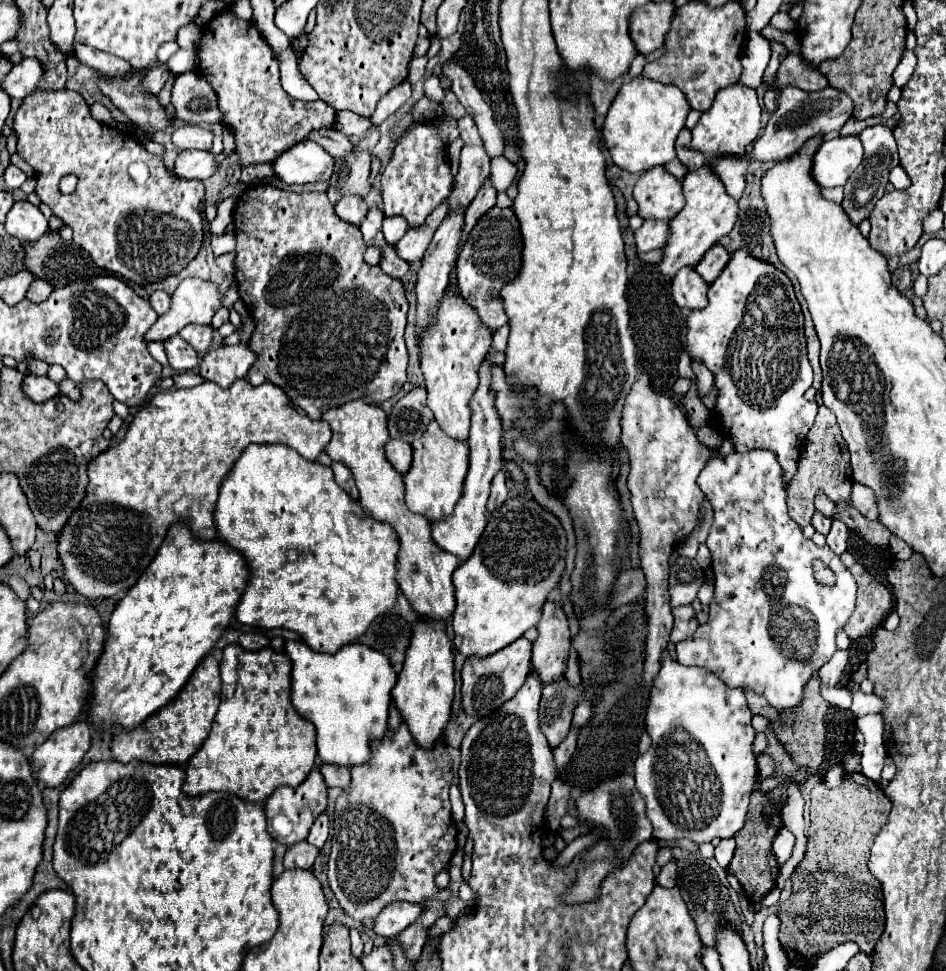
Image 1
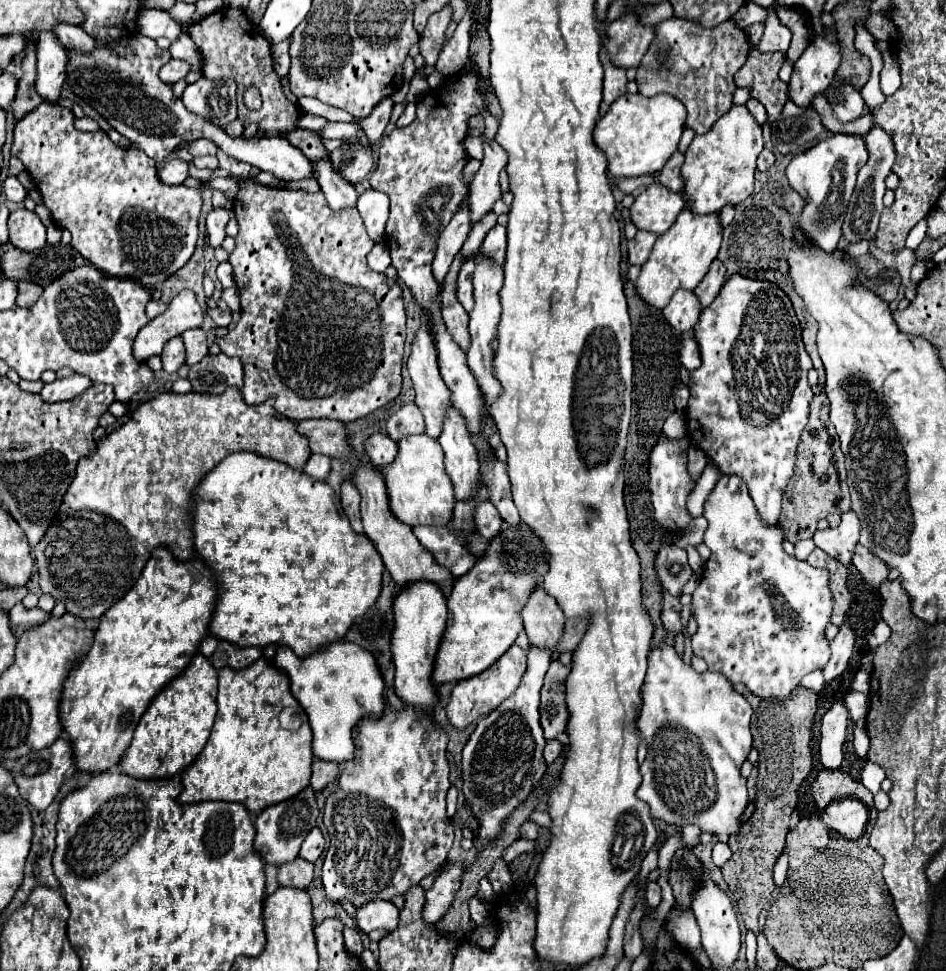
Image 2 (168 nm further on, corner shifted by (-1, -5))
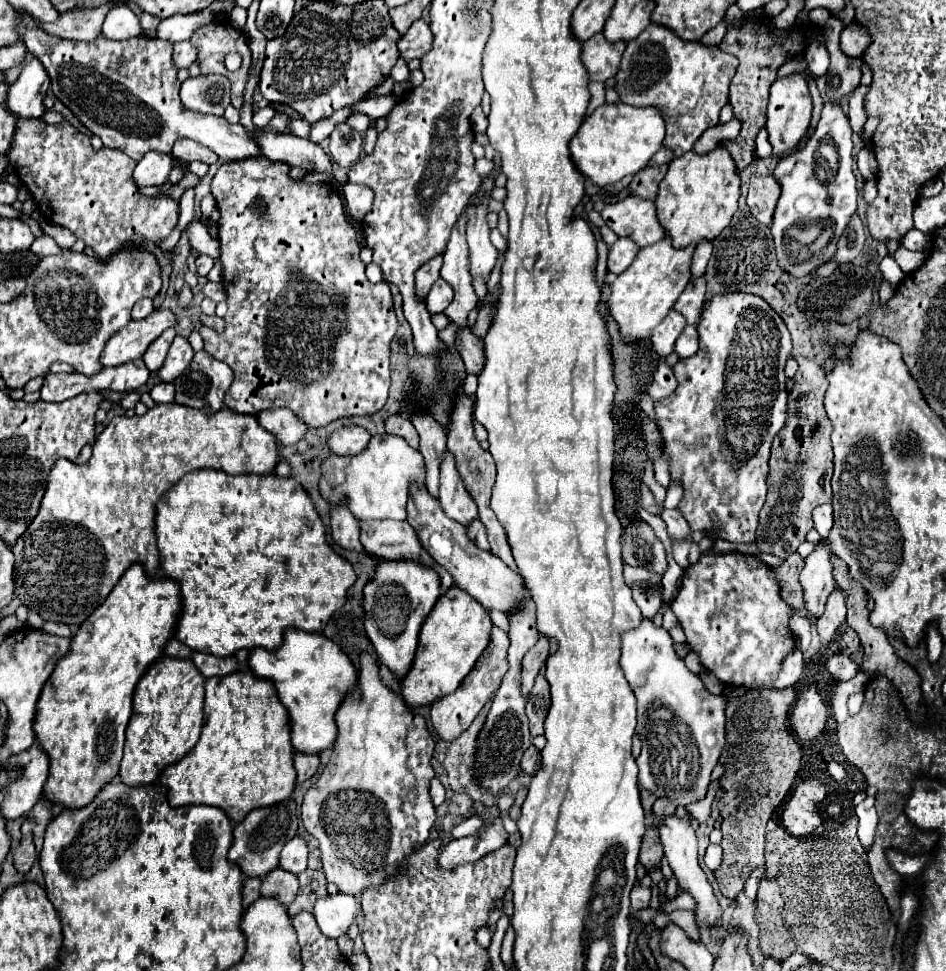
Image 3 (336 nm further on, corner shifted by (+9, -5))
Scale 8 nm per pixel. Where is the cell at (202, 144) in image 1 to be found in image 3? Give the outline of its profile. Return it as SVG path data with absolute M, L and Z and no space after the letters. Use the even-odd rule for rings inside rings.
M180 139L180 141L176 141L176 145L172 149L172 157L178 159L178 161L182 161L182 163L190 163L190 161L198 159L198 161L204 161L204 163L212 165L212 163L218 161L218 157L216 157L216 153L212 149L200 145L200 143L192 141L192 139Z

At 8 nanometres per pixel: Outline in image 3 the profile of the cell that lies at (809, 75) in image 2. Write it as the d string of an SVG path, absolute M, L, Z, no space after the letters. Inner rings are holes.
M810 71L792 73L788 77L776 79L770 87L766 129L768 129L768 139L774 147L774 155L784 155L784 153L792 151L798 145L798 141L806 135L806 129L812 119L812 97L810 97L810 89L808 89L810 79L814 79L814 75Z

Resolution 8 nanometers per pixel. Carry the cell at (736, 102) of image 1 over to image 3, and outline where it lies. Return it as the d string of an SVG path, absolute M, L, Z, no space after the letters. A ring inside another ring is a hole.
M720 143L710 153L698 155L696 151L688 151L676 159L670 161L668 173L660 183L660 191L656 197L658 217L660 223L666 227L666 235L672 237L672 243L678 247L698 243L700 239L714 239L732 219L732 215L738 209L738 197L740 197L740 175L736 169L736 163L730 155L730 151Z

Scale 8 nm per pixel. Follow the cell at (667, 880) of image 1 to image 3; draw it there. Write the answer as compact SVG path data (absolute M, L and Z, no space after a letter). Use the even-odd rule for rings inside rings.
M634 885L634 889L632 889L632 893L630 893L630 907L632 907L632 911L636 913L636 911L642 911L642 909L646 909L648 905L650 905L650 897L652 897L652 891L648 889L648 887L642 887L642 885Z

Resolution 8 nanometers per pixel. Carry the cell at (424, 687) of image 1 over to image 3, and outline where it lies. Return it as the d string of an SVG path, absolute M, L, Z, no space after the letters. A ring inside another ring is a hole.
M380 561L376 567L376 575L374 579L364 587L364 611L366 611L366 633L378 653L380 663L384 663L394 675L396 679L404 679L412 667L414 661L414 653L418 647L418 633L422 623L426 621L428 613L432 611L432 607L436 605L440 597L440 577L436 577L436 573L432 573L430 569L424 569L424 565L416 565L414 561Z

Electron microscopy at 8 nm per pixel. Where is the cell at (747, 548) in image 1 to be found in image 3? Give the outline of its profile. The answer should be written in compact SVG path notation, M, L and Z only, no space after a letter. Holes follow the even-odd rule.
M710 547L704 555L700 555L698 563L684 571L682 587L676 599L670 603L670 609L686 633L688 647L698 653L700 663L726 685L746 689L772 689L784 659L796 649L796 639L790 627L792 607L780 595L776 571L758 557L744 555L740 551L714 553L714 547Z

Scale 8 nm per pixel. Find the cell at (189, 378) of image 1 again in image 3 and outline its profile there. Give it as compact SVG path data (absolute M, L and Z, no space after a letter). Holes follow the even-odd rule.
M158 383L156 387L152 387L150 397L154 399L154 403L170 403L170 401L174 401L174 385L172 383Z

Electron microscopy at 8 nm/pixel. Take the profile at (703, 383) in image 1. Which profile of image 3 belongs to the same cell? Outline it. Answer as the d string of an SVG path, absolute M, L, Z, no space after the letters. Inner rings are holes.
M688 325L686 331L676 339L674 345L674 353L678 353L680 359L688 359L698 351L698 333L696 333L696 325Z

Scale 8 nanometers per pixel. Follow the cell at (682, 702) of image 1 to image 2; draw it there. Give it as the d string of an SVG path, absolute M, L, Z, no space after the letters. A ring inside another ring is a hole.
M660 643L648 653L648 673L642 685L642 713L638 727L648 741L646 761L640 765L642 783L636 795L650 805L654 819L664 819L668 825L698 825L702 831L718 835L722 843L740 829L740 817L748 805L746 779L740 777L740 767L752 749L750 715L752 707L740 697L722 673L696 673L682 661L672 645Z

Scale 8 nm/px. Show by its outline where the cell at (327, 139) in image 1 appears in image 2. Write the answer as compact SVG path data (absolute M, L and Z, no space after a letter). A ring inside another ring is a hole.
M294 129L292 133L286 133L286 137L294 147L298 147L310 161L318 161L318 157L326 157L326 149L322 145L322 139L316 131L310 129Z

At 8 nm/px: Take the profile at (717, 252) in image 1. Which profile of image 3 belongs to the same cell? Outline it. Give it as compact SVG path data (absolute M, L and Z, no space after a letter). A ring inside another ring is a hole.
M694 277L688 287L684 289L684 293L678 297L678 301L674 303L674 309L680 311L688 323L698 323L700 313L704 309L704 295L706 295L706 279L702 277Z

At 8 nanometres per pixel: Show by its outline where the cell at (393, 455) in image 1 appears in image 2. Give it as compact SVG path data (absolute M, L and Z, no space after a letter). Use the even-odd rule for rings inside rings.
M374 433L364 441L364 451L374 465L388 465L396 457L396 443L384 435L384 433Z

